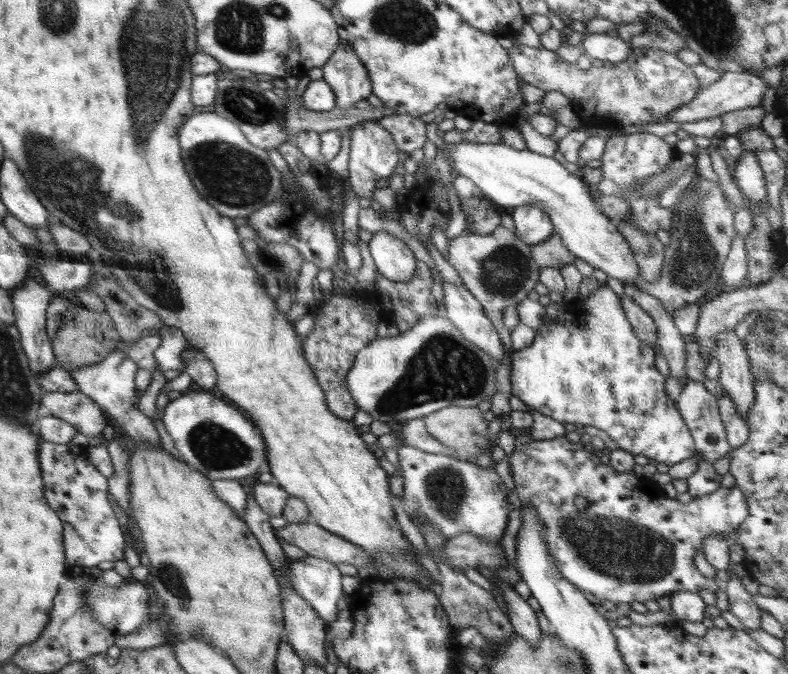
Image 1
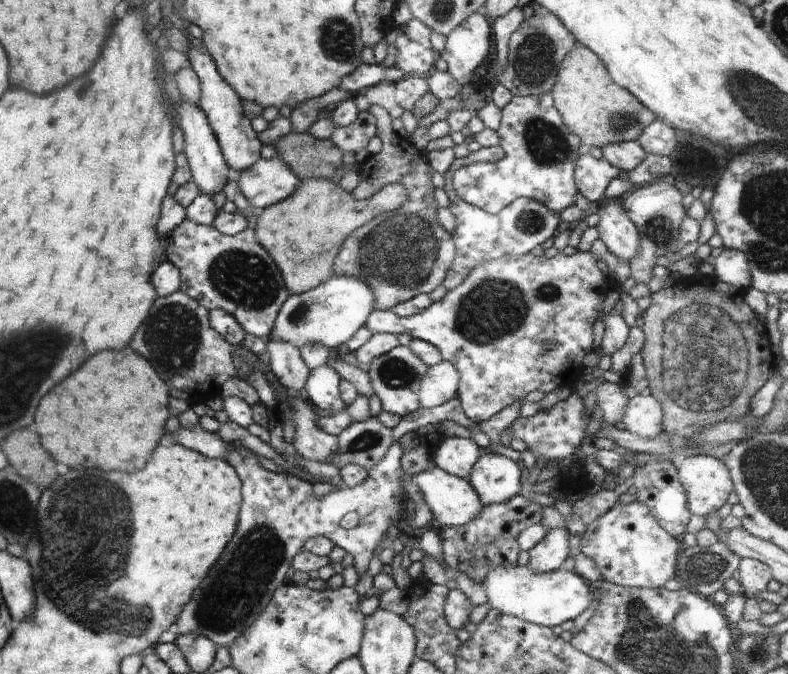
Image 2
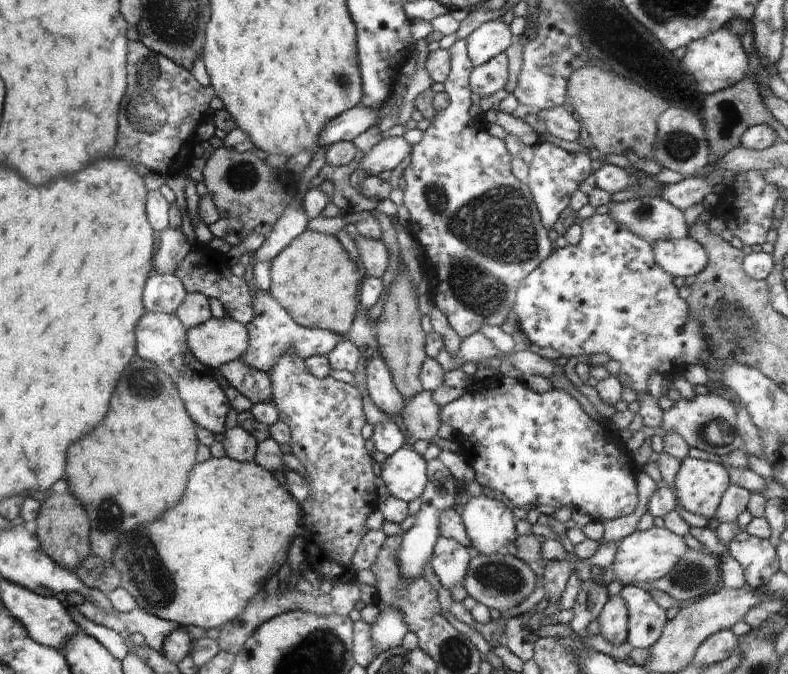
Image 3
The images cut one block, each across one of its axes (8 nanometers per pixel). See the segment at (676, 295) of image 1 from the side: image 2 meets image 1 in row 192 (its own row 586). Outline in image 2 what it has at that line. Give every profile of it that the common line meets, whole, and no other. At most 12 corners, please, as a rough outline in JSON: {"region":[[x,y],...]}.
{"region":[[720,540],[683,546],[676,580],[712,599],[742,558]]}

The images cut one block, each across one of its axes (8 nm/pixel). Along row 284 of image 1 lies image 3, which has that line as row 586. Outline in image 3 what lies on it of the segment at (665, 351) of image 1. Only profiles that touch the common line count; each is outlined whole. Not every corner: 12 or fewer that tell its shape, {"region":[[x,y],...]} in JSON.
{"region":[[624,585],[626,642],[650,649],[667,624],[667,611],[648,592]]}

